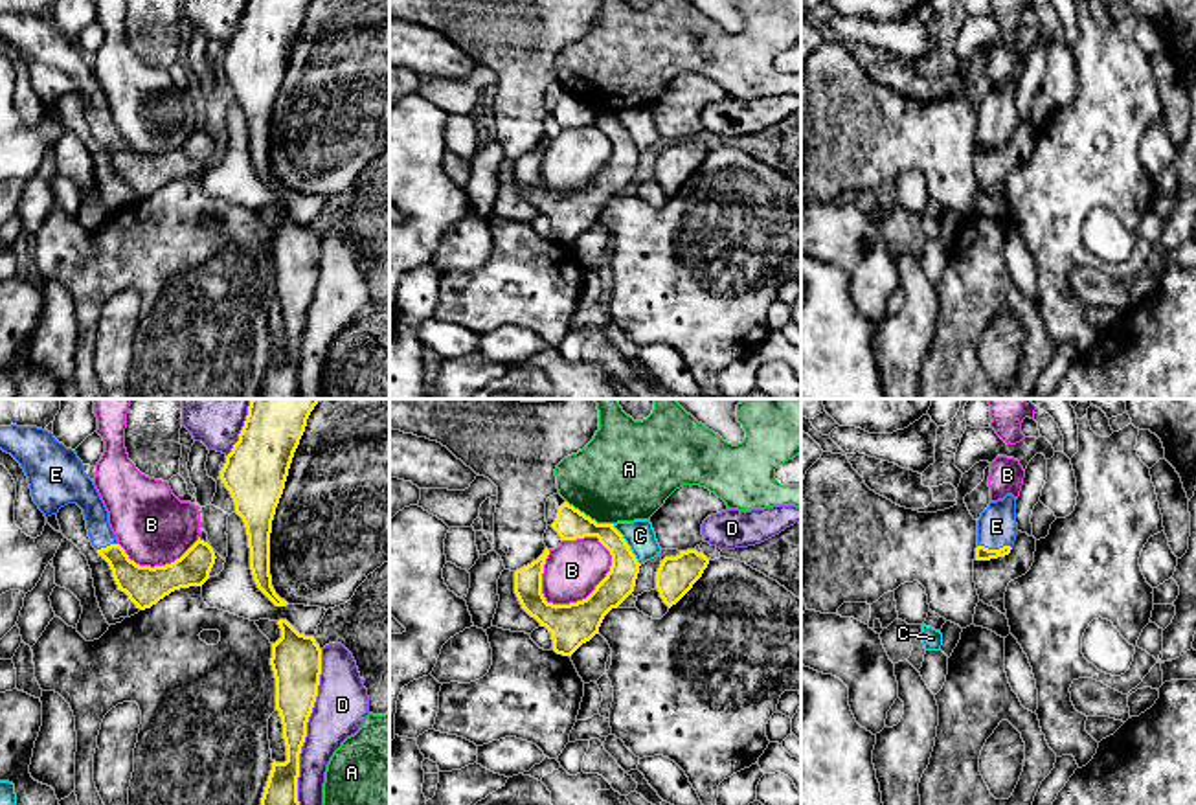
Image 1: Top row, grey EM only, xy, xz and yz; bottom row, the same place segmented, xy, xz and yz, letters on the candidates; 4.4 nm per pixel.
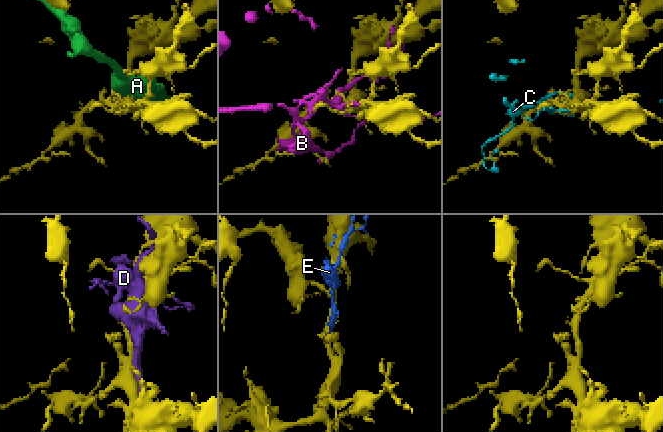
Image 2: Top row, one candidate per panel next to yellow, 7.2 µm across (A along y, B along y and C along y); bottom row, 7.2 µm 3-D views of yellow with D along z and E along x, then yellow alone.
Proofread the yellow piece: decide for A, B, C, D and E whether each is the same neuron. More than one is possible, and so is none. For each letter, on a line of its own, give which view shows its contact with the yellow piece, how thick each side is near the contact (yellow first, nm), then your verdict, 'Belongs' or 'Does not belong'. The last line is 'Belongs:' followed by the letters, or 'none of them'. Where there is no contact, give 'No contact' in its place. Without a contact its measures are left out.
A: Touches yellow in xz. Thickness 140 nm (yellow) against 420 nm. Does not belong
B: Touches yellow in xz. Thickness 190 nm (yellow) against 240 nm. Does not belong
C: Touches yellow in xz. Thickness 140 nm (yellow) against 130 nm. Does not belong
D: Touches yellow in xy. Thickness 190 nm (yellow) against 240 nm. Does not belong
E: Touches yellow in yz. Thickness 60 nm (yellow) against 170 nm. Belongs
Belongs: E

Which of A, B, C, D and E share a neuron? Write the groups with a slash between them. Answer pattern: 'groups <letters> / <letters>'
groups A / B / C / D / E

